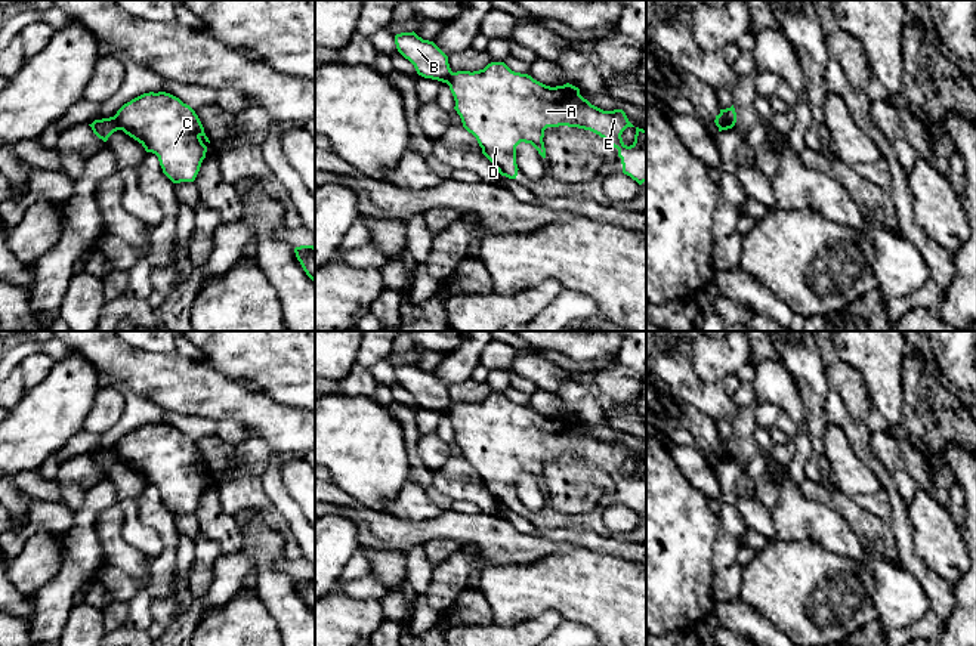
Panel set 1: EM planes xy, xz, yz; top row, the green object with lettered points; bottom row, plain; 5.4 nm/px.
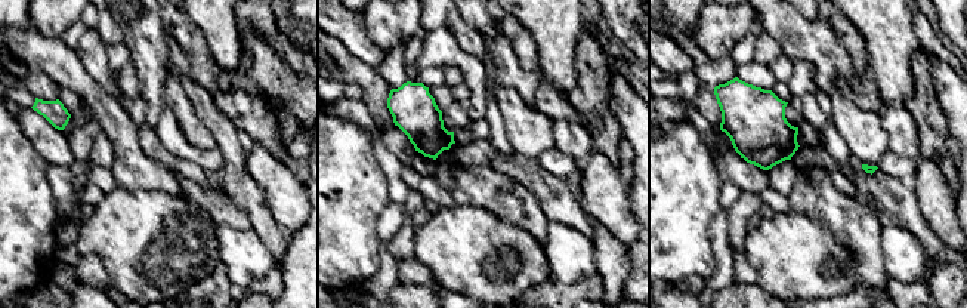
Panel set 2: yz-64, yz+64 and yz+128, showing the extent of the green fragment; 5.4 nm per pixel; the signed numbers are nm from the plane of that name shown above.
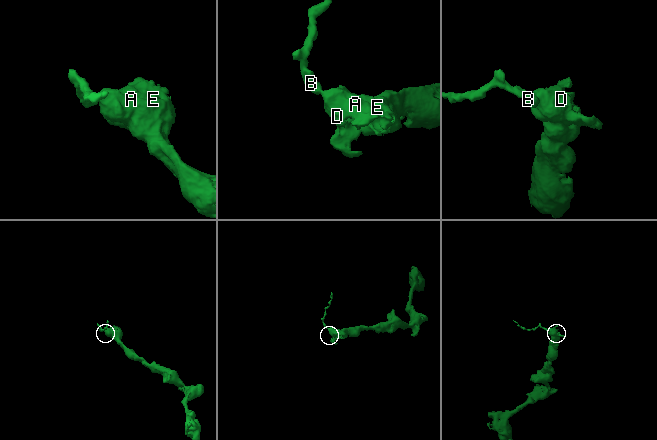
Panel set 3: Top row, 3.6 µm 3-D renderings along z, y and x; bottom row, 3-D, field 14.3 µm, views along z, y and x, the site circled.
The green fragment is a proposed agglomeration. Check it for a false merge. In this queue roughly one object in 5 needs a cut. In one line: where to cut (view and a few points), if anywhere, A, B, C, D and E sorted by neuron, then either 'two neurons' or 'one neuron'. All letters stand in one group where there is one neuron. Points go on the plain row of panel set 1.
xy (114, 447), (120, 460) | A C D E / B | two neurons

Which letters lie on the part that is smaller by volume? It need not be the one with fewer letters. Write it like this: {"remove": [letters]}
{"remove": ["B"]}

